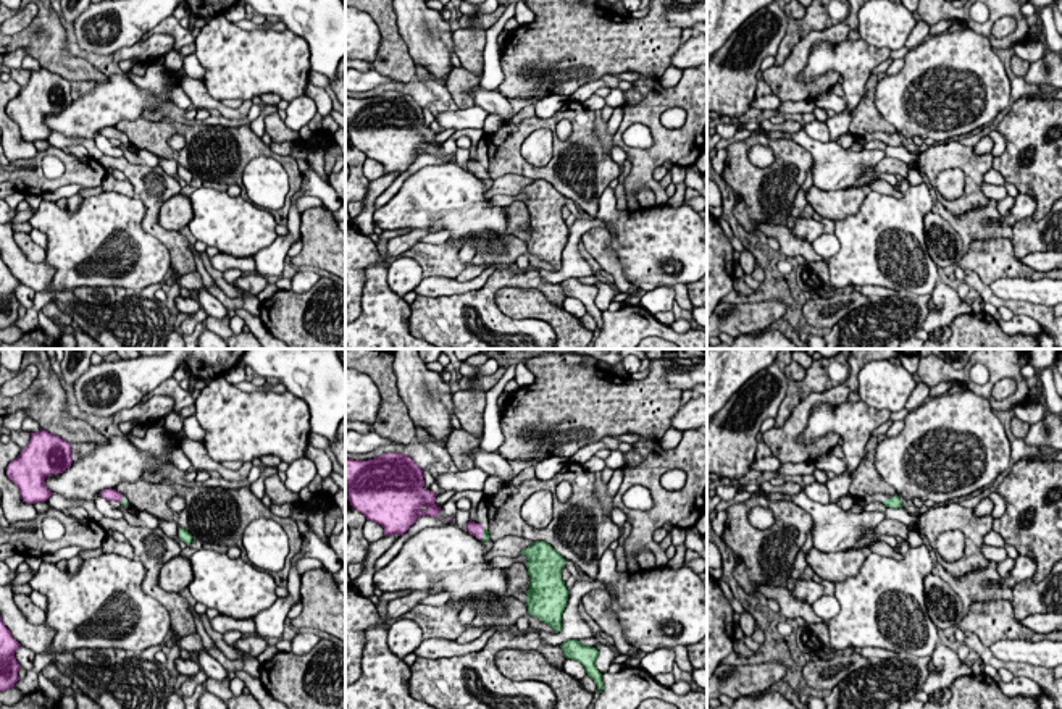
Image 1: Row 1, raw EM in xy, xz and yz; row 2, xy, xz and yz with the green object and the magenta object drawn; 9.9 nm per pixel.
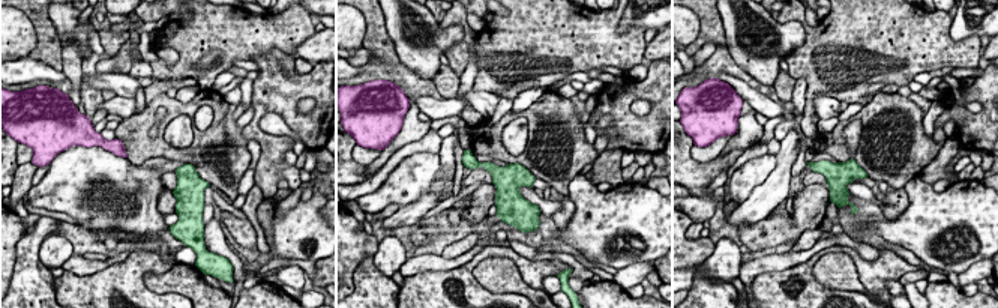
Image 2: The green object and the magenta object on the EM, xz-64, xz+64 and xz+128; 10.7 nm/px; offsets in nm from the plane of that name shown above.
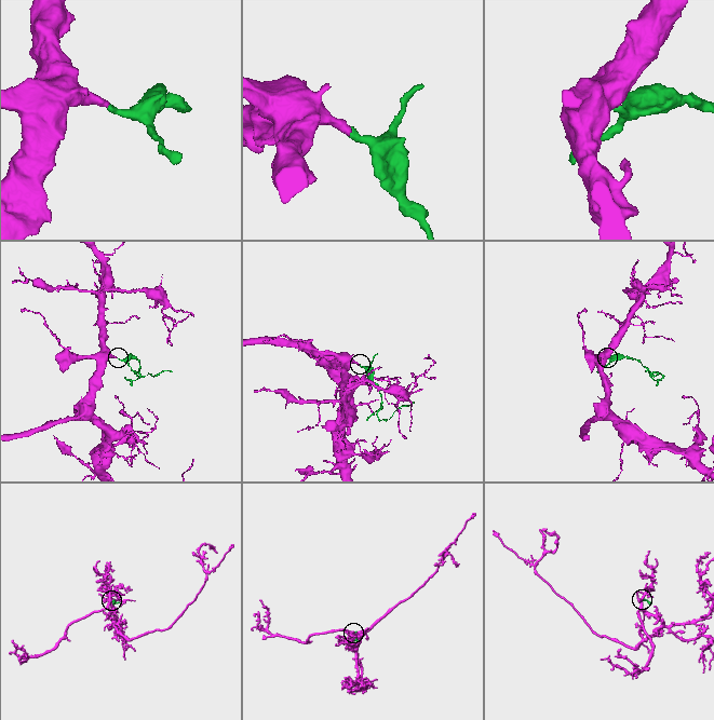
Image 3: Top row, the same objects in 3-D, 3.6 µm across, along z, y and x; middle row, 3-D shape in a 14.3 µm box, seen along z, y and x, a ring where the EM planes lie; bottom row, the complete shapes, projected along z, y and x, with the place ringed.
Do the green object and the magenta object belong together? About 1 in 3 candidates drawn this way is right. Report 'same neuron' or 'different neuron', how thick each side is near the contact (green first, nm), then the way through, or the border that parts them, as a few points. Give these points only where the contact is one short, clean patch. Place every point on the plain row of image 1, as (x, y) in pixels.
same neuron; calibres 60 and 130 nm; way xz (485, 170), (483, 172), (473, 167)

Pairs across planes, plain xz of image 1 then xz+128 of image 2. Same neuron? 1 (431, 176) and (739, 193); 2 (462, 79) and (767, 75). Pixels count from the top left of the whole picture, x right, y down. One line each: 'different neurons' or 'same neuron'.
1: same neuron
2: different neurons

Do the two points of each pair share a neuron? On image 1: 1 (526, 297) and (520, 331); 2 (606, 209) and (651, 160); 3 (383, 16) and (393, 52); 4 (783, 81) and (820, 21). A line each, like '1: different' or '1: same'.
1: different
2: different
3: same
4: different

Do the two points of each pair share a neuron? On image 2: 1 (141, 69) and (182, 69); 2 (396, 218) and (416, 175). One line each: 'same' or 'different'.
1: different
2: different

